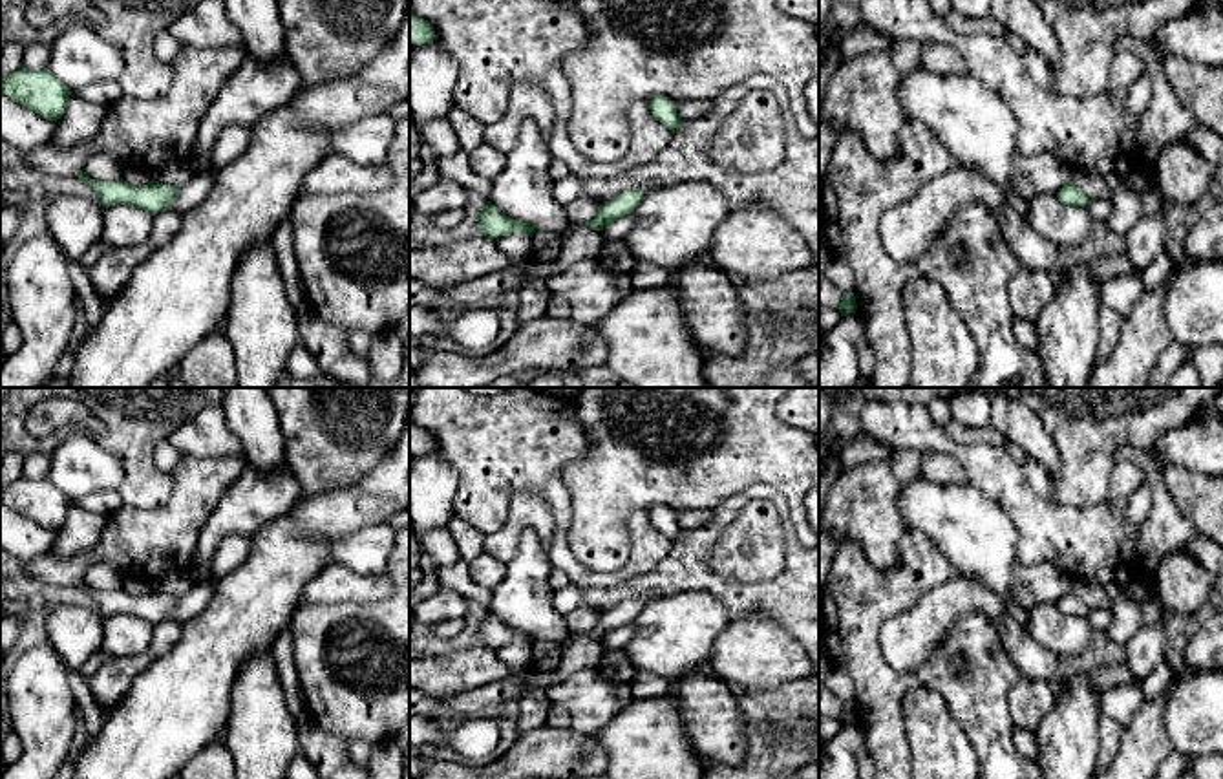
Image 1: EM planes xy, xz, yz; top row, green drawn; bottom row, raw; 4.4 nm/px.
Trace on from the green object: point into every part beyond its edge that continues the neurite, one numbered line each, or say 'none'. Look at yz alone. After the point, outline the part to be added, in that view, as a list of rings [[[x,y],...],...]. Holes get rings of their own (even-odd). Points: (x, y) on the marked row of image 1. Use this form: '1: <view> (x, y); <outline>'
none

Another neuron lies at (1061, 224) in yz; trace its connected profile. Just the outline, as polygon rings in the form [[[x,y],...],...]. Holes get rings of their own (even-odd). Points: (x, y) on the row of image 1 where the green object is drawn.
[[[1038,194],[1027,203],[1033,227],[1058,247],[1079,245],[1086,240],[1095,221],[1086,207],[1069,207],[1057,194]]]

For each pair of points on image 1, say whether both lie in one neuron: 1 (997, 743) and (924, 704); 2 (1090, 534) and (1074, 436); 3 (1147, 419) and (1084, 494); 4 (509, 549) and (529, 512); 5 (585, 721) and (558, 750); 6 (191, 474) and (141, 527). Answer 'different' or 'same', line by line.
1: different
2: different
3: same
4: same
5: different
6: same

